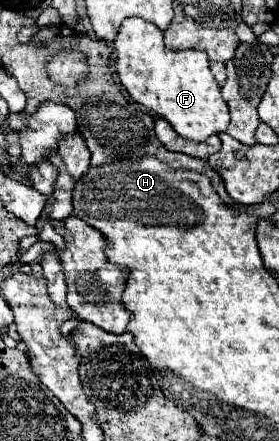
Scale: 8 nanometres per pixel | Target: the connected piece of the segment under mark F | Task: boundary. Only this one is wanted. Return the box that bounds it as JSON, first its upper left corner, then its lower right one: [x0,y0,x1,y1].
[113,17,229,141]

